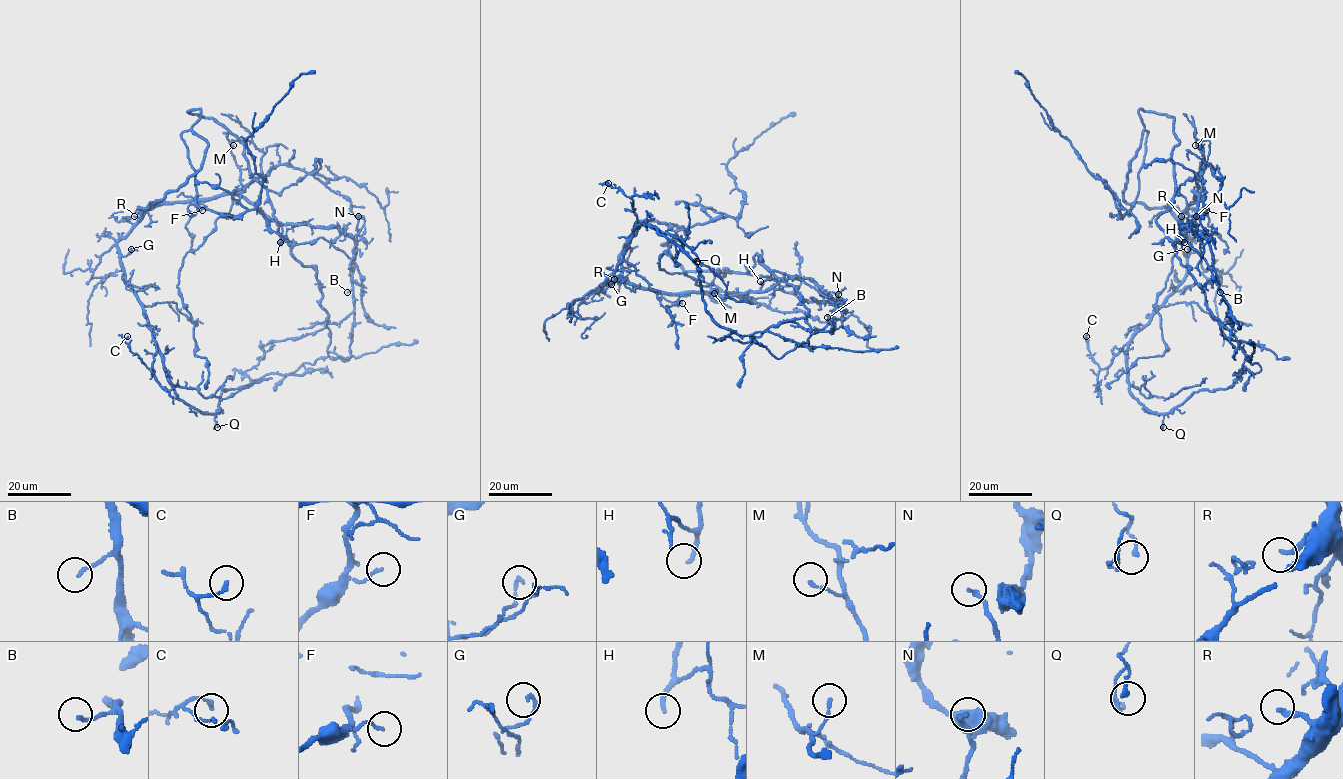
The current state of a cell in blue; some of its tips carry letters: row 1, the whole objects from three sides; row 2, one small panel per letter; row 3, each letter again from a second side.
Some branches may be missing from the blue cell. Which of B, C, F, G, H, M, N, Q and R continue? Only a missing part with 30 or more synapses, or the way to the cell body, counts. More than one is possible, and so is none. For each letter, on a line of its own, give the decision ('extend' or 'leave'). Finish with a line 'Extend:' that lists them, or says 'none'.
B: leave
C: leave
F: leave
G: leave
H: leave
M: leave
N: leave
Q: leave
R: extend
Extend: R

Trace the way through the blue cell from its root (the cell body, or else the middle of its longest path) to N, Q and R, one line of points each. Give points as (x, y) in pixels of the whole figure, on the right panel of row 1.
N: (1123, 190), (1128, 203), (1167, 208), (1176, 216), (1197, 194), (1194, 223), (1180, 226), (1209, 240), (1196, 216)
Q: (1123, 190), (1128, 203), (1169, 208), (1191, 241), (1184, 280), (1128, 349), (1130, 392), (1163, 414), (1163, 427)
R: (1123, 190), (1123, 199), (1128, 203), (1167, 208), (1177, 217), (1181, 216)

